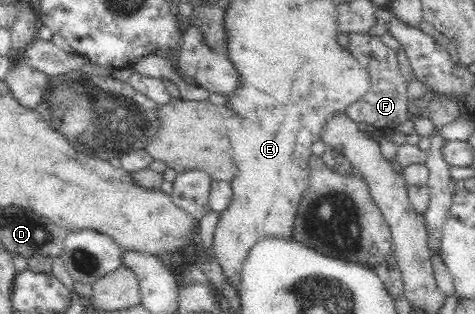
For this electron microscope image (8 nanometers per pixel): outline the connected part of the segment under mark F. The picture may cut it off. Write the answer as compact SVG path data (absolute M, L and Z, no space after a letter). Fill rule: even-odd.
M346 33L348 37L348 50L350 56L360 64L362 70L367 73L370 83L366 93L358 99L351 101L345 112L348 117L358 123L366 123L382 130L384 128L394 129L406 121L409 121L409 111L407 110L408 90L406 78L402 76L400 65L398 64L398 51L386 47L382 40L365 33Z

